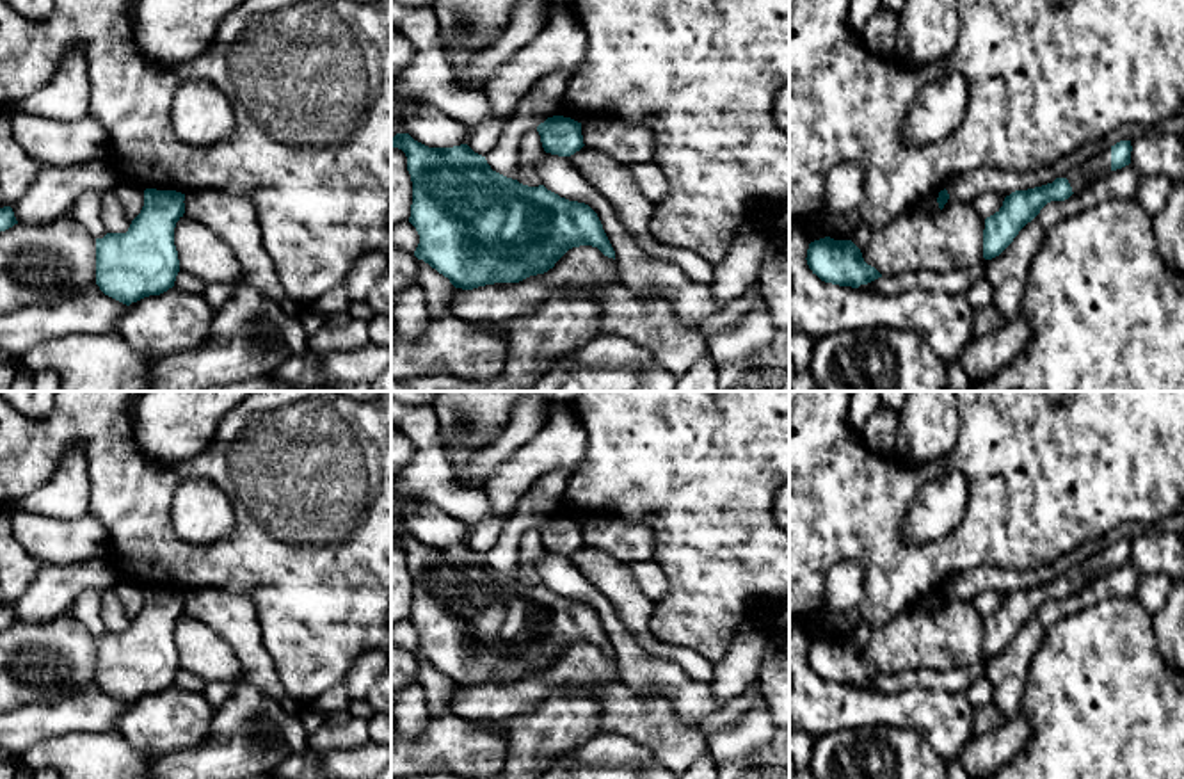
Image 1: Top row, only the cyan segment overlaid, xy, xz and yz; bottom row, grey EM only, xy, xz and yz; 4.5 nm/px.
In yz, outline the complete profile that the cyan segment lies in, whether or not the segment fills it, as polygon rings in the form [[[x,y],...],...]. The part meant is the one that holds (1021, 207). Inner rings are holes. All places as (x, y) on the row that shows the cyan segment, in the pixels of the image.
[[[1056,178],[1052,183],[1028,190],[1015,190],[1006,196],[1003,206],[985,219],[983,258],[992,260],[999,256],[1047,203],[1065,201],[1072,194],[1068,180]]]

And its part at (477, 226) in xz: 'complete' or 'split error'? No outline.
complete

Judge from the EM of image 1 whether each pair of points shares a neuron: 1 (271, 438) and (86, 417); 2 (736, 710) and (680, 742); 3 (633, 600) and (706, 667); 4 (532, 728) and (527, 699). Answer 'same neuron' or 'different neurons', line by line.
1: same neuron
2: different neurons
3: same neuron
4: different neurons

